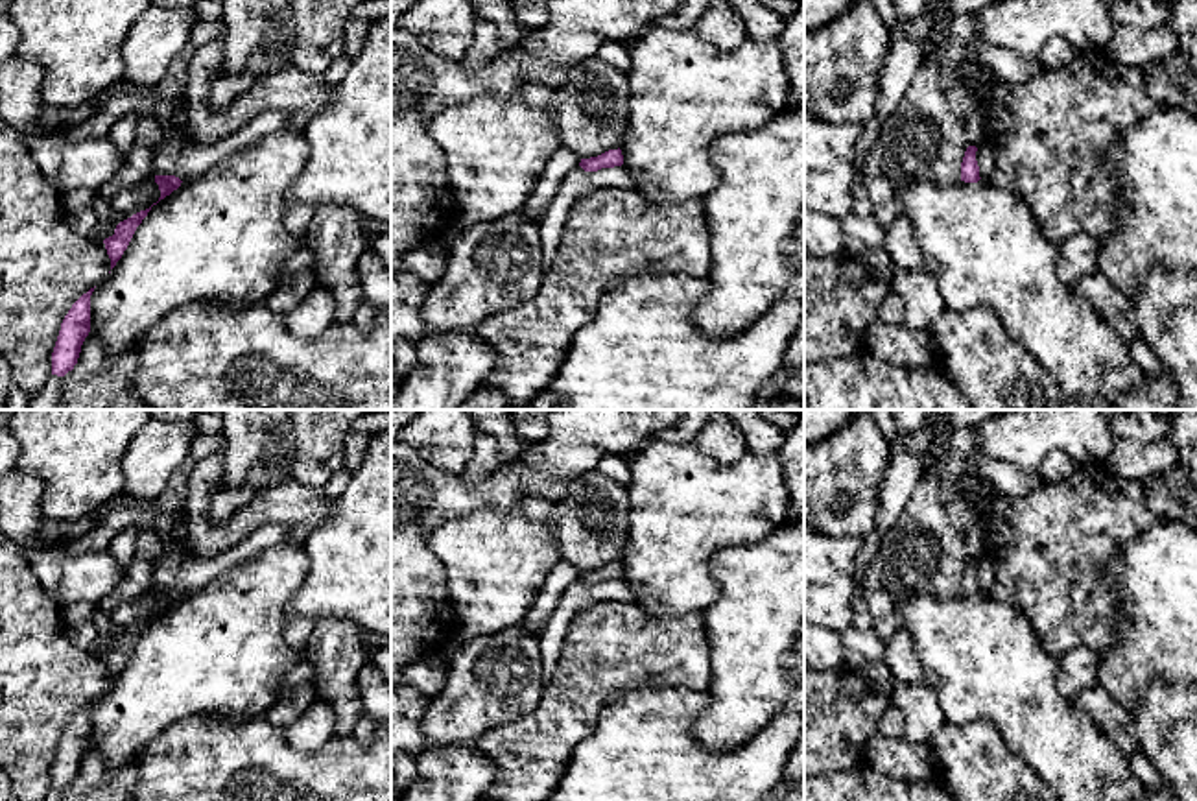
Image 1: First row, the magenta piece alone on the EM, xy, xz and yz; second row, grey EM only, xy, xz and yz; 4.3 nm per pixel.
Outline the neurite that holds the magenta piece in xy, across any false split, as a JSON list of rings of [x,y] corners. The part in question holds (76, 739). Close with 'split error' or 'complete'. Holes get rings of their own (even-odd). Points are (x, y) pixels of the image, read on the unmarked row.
[[[90,701],[87,707],[83,707],[72,718],[72,722],[68,723],[68,727],[65,729],[65,733],[61,736],[61,744],[59,744],[59,749],[57,749],[53,766],[52,766],[52,788],[65,790],[77,777],[81,759],[90,746],[90,709],[92,709],[92,705],[94,705],[94,701]]]; complete

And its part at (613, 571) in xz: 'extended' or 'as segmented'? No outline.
as segmented

